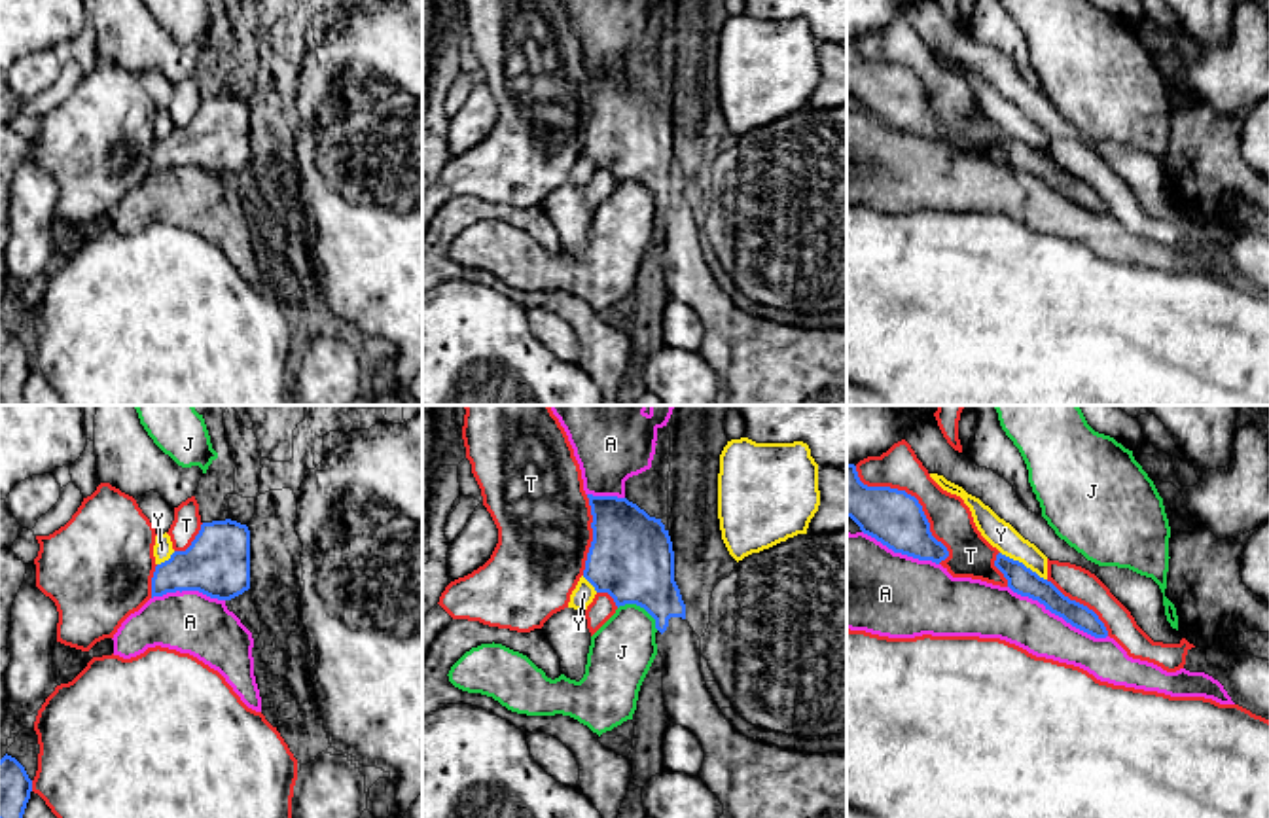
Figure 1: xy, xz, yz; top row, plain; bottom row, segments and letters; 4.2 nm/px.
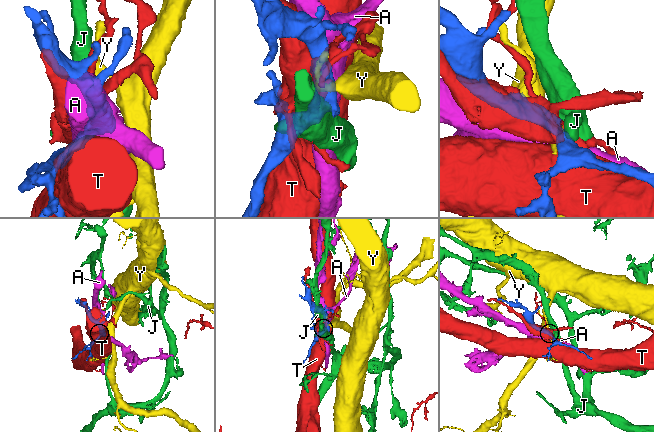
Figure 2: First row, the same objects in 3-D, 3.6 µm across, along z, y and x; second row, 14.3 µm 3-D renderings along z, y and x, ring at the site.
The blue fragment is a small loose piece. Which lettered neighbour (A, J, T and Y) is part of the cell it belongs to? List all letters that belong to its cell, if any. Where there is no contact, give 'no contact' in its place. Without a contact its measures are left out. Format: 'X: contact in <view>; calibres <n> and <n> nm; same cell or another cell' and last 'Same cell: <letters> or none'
A: contact in yz; calibres 120 and 220 nm; another cell
J: contact in xz; calibres 360 and 280 nm; another cell
T: contact in yz; calibres 240 and 190 nm; another cell
Y: contact in yz; calibres 120 and 120 nm; another cell
Same cell: none

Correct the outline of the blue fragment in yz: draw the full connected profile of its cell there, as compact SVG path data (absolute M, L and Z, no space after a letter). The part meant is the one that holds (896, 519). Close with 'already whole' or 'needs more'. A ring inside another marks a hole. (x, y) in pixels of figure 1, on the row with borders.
M847 462L847 517L864 534L894 553L939 564L949 557L947 547L930 532L930 523L919 500L905 490L867 487L856 466Z; already whole

